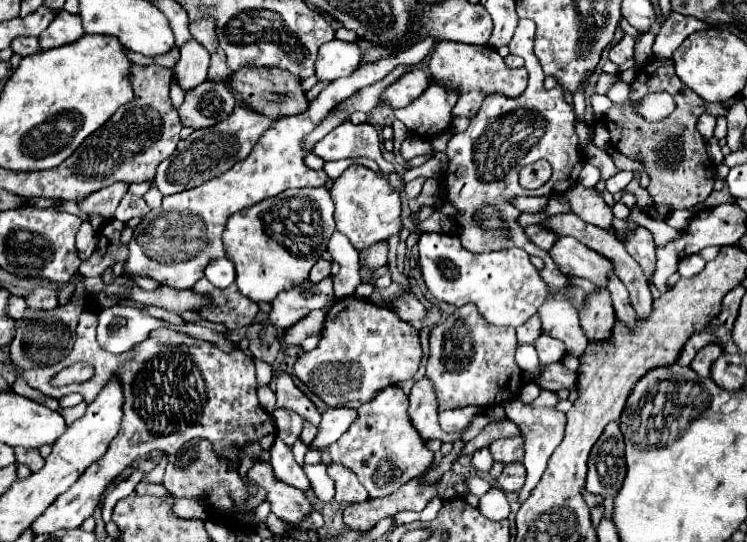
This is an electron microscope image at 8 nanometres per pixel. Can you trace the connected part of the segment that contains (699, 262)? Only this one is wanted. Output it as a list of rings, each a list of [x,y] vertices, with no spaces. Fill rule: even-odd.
[[[693,254],[693,256],[687,256],[683,260],[679,260],[679,266],[677,266],[677,272],[687,278],[687,276],[693,276],[697,274],[699,270],[705,268],[705,260],[699,256],[699,254]]]

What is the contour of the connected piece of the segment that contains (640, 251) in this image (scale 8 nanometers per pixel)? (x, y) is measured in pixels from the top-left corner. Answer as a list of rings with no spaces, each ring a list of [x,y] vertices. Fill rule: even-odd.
[[[637,226],[635,230],[629,230],[625,234],[623,244],[625,244],[627,252],[639,262],[645,276],[651,278],[655,272],[655,242],[653,242],[651,232]]]

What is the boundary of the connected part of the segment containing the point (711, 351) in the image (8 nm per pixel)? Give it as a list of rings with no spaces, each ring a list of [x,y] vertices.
[[[707,344],[707,348],[701,348],[697,352],[697,356],[693,358],[693,362],[689,364],[691,370],[695,370],[699,376],[709,378],[711,376],[711,366],[717,360],[717,356],[721,354],[721,348],[715,344]]]

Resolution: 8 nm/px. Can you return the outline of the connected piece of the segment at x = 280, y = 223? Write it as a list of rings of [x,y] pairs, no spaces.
[[[325,186],[295,188],[233,214],[223,232],[227,258],[235,264],[237,286],[253,302],[273,302],[283,290],[303,284],[335,232],[333,200]]]

